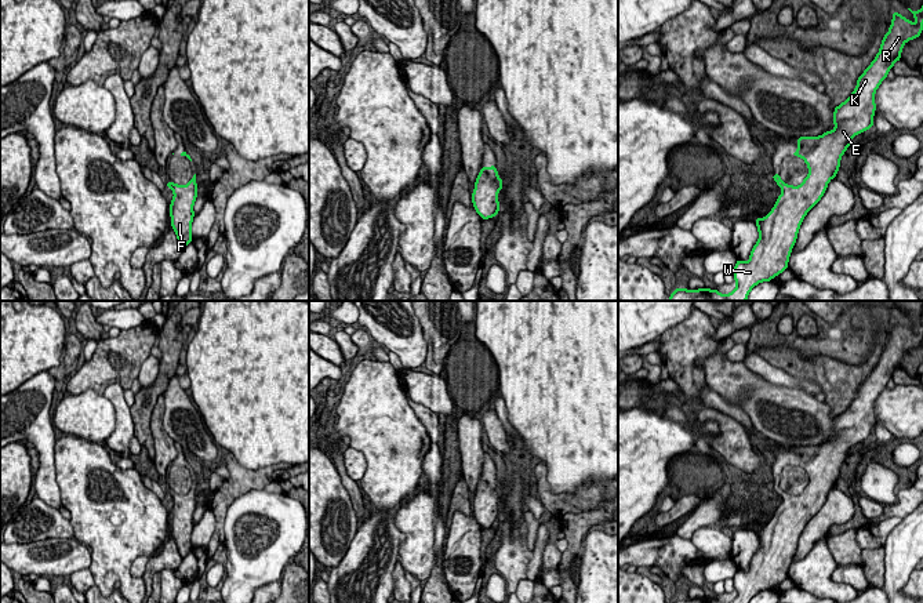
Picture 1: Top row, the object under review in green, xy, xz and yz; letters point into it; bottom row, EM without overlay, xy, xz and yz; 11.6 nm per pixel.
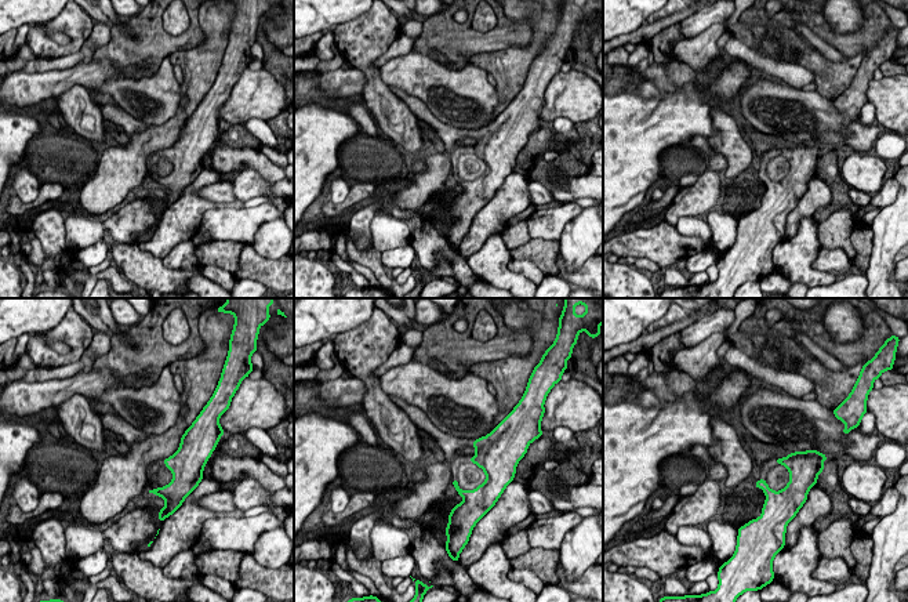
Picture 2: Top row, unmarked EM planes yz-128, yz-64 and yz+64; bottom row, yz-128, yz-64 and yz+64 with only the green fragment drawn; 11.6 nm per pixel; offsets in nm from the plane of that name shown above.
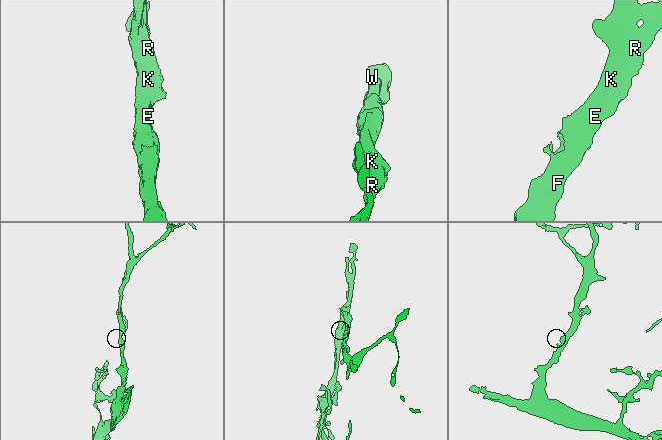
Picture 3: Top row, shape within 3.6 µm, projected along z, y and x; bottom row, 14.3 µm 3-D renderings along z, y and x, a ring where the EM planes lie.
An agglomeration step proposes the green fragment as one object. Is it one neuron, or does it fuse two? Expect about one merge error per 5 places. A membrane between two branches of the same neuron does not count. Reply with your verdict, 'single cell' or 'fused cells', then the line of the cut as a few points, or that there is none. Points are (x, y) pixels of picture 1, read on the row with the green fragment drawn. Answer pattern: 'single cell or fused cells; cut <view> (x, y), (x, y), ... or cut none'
single cell; cut none

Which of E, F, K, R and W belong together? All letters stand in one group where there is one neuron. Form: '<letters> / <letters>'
E F K R W

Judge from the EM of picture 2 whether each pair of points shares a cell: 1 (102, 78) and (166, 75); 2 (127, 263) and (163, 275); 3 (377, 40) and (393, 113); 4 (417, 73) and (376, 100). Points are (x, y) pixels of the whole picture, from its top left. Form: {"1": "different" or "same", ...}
{"1": "same", "2": "same", "3": "same", "4": "different"}

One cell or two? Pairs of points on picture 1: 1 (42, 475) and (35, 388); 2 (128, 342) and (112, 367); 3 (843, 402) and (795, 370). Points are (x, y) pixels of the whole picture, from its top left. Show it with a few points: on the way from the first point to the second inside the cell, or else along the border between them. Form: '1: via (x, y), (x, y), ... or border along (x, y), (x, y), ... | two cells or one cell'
1: via (46, 453), (44, 440), (36, 428), (35, 410) | one cell
2: via (128, 348), (116, 362) | one cell
3: via (840, 387), (824, 370), (810, 370) | one cell

